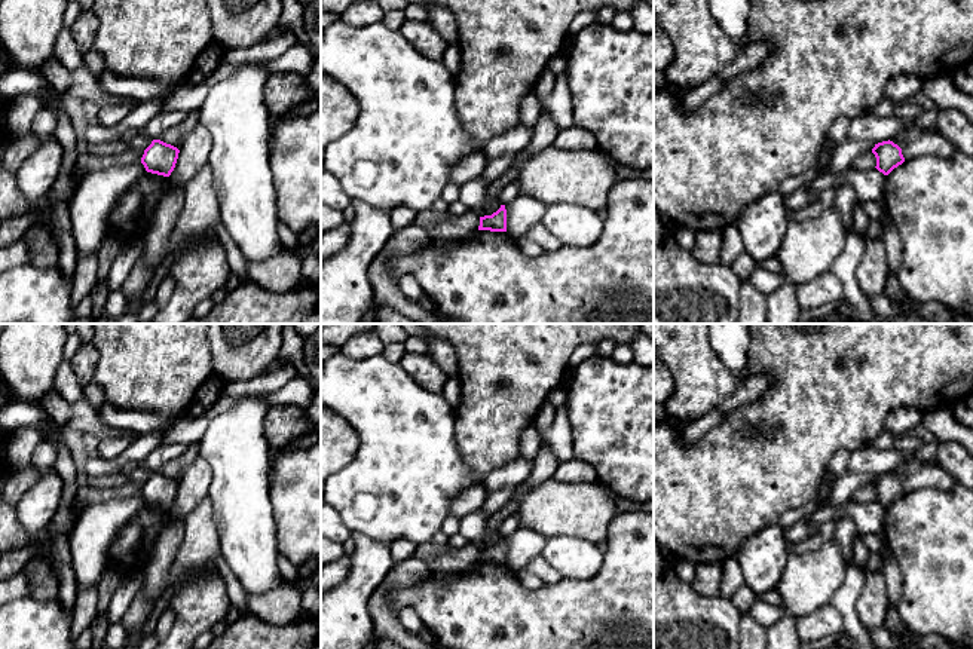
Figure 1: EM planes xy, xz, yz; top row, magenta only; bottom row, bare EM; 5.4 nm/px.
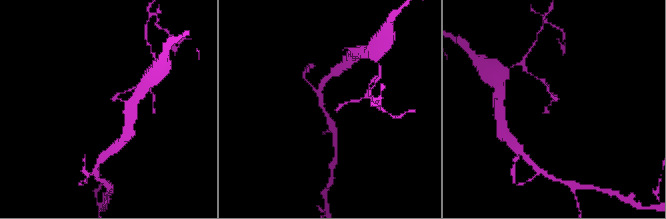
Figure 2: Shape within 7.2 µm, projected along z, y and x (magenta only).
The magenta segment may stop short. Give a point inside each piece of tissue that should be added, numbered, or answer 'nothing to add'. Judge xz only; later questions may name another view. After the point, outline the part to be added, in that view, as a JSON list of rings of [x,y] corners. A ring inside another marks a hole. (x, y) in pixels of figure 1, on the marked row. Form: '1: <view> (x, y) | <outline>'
nothing to add

